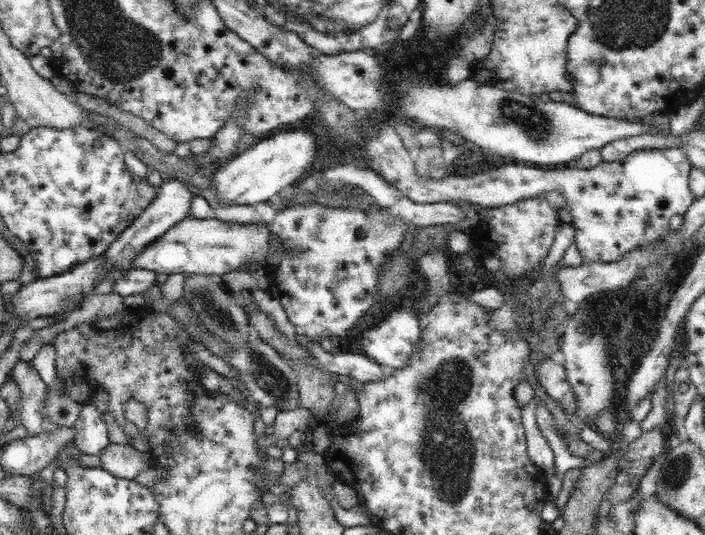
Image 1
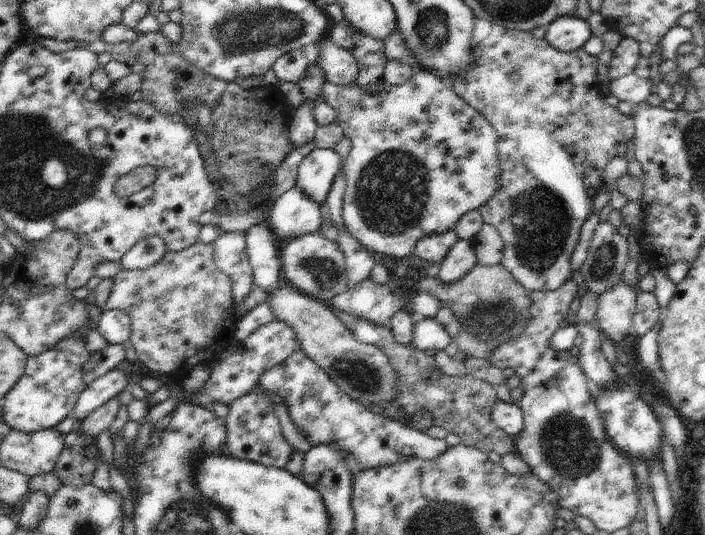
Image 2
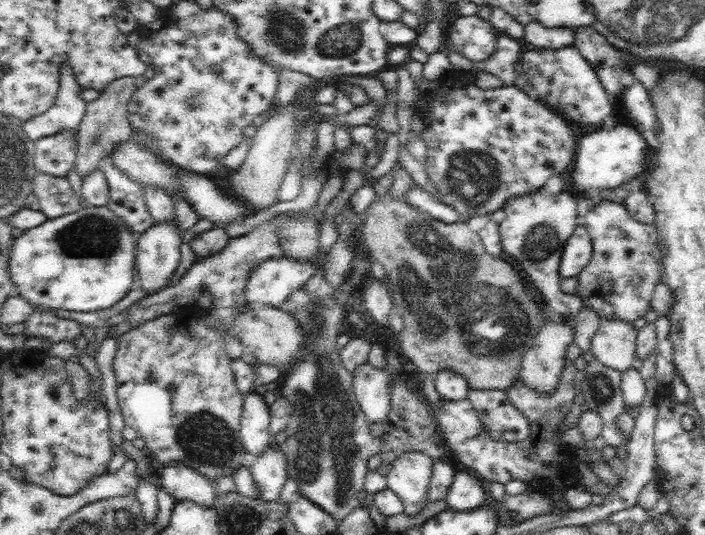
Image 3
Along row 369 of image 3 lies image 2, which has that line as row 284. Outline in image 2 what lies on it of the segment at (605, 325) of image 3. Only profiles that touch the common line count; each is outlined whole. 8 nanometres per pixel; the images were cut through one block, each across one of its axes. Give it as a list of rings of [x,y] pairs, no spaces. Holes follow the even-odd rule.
[[[623,276],[611,284],[603,294],[597,296],[597,322],[599,330],[613,344],[621,344],[627,334],[627,326],[633,324],[633,314],[637,312],[637,292],[631,288]]]

